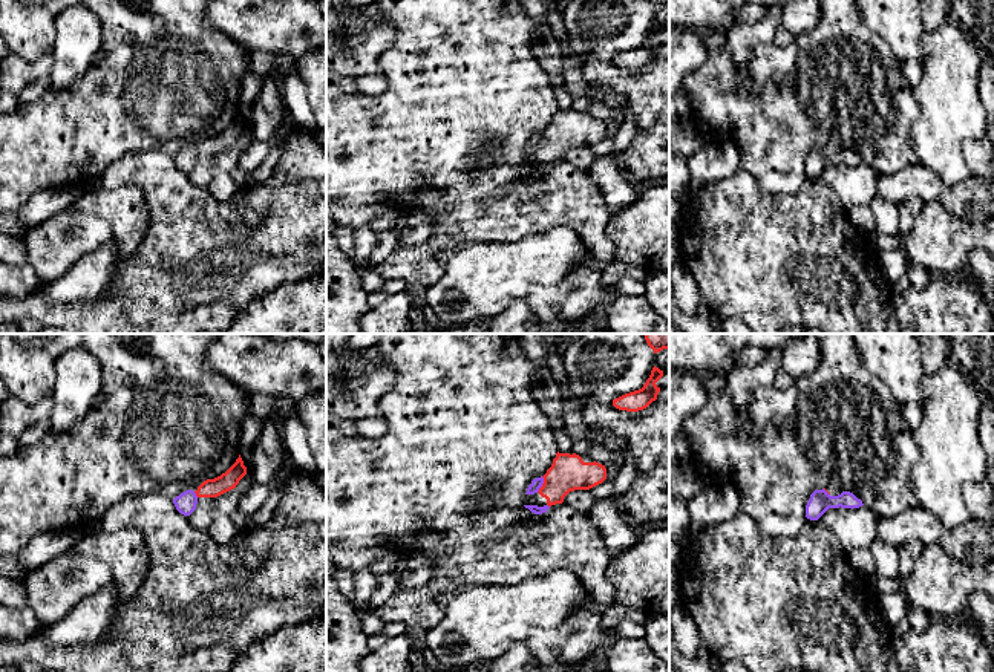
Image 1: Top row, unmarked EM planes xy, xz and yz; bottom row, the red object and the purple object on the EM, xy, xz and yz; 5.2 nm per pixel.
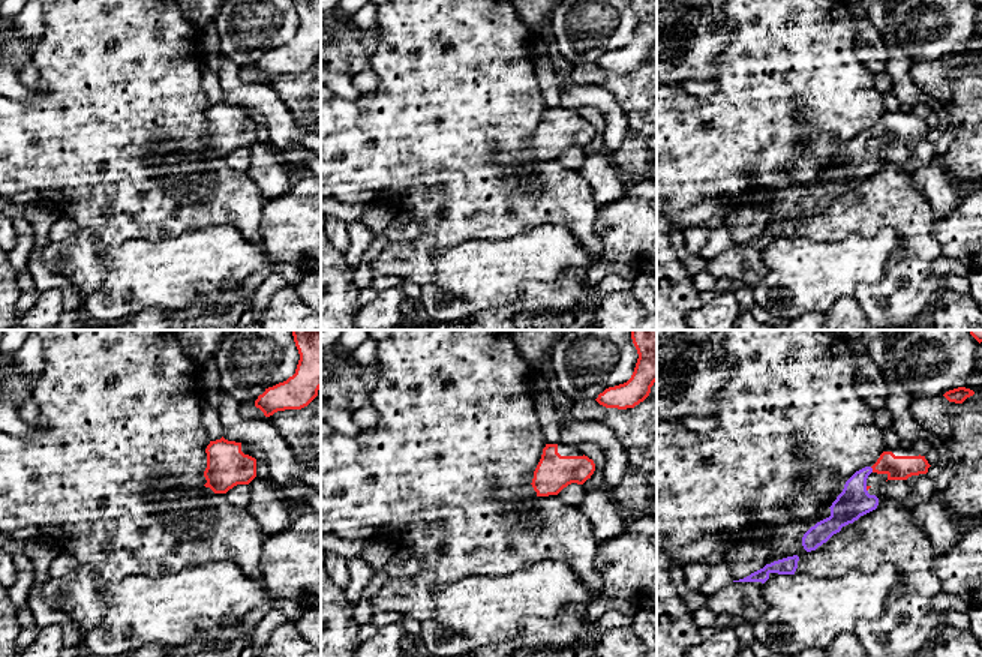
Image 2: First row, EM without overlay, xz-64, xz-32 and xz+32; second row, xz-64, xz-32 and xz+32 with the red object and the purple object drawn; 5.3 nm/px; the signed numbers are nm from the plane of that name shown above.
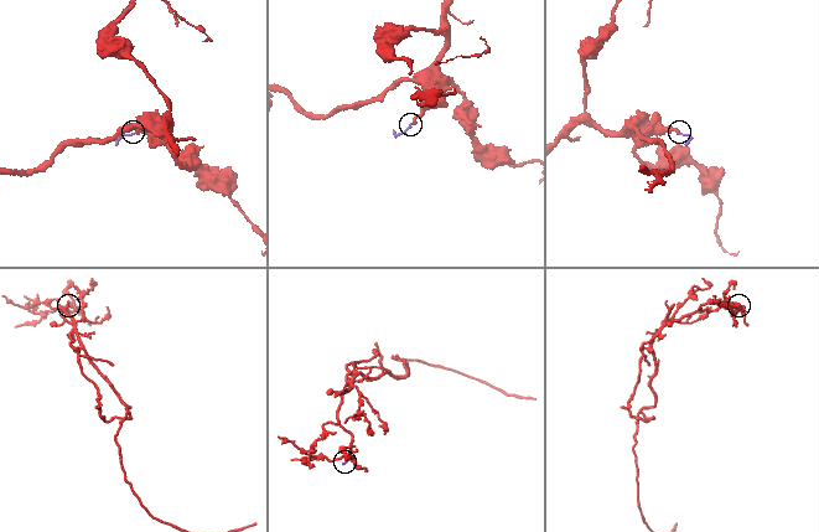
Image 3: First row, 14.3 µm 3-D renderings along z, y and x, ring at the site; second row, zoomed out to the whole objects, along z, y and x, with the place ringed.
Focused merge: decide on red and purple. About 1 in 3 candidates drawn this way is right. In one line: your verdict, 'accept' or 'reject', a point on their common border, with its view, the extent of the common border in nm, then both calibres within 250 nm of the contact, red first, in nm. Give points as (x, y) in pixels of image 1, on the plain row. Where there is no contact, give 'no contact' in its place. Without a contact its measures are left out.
accept | xz (542, 141) | 90 nm | 190/60 nm

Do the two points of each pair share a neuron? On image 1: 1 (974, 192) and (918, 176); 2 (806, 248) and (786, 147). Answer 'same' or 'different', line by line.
1: same
2: different

